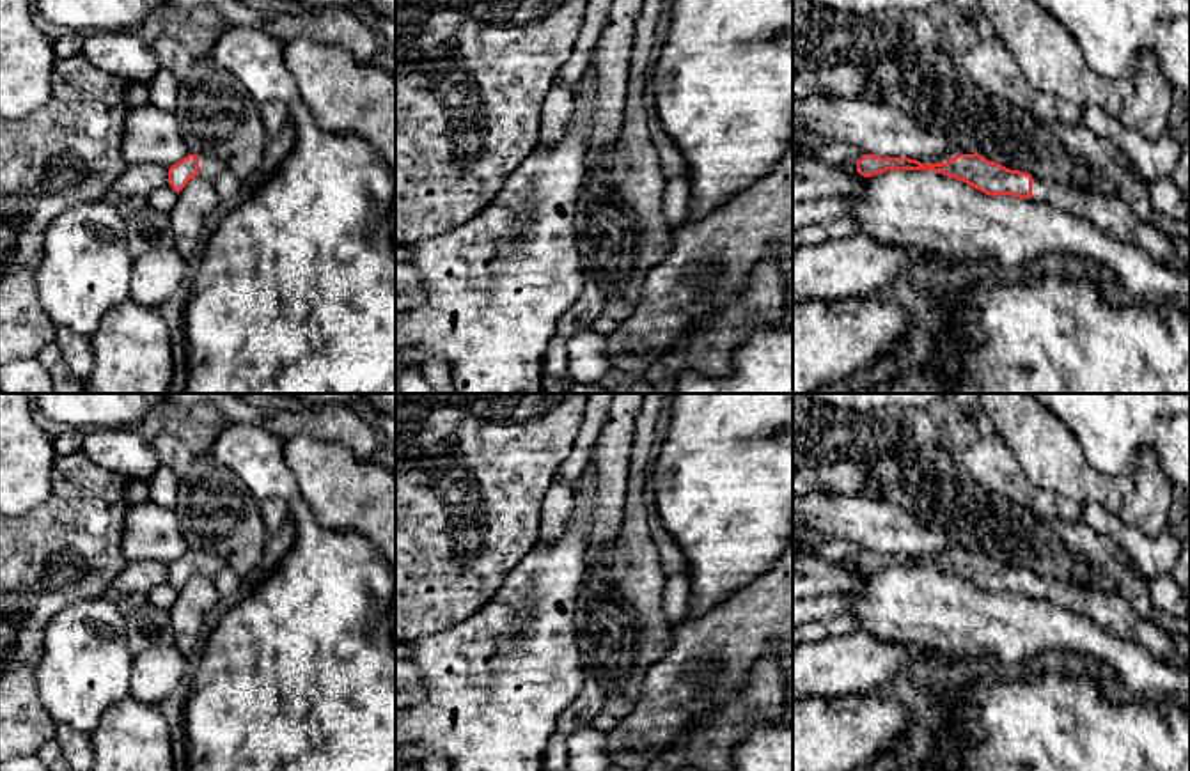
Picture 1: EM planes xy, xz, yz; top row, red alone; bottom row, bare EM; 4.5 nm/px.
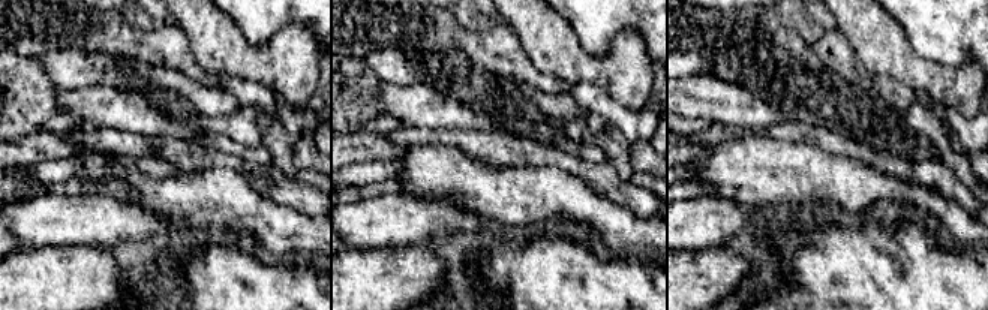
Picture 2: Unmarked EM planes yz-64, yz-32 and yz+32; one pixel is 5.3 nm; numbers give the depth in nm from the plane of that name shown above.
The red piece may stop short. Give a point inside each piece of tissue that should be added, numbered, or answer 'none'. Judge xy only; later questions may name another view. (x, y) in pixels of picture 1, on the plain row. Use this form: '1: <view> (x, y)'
1: xy (210, 564)

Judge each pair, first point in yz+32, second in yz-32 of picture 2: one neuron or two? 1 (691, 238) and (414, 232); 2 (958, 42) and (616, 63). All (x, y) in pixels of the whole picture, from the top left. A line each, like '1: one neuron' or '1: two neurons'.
1: one neuron
2: two neurons

